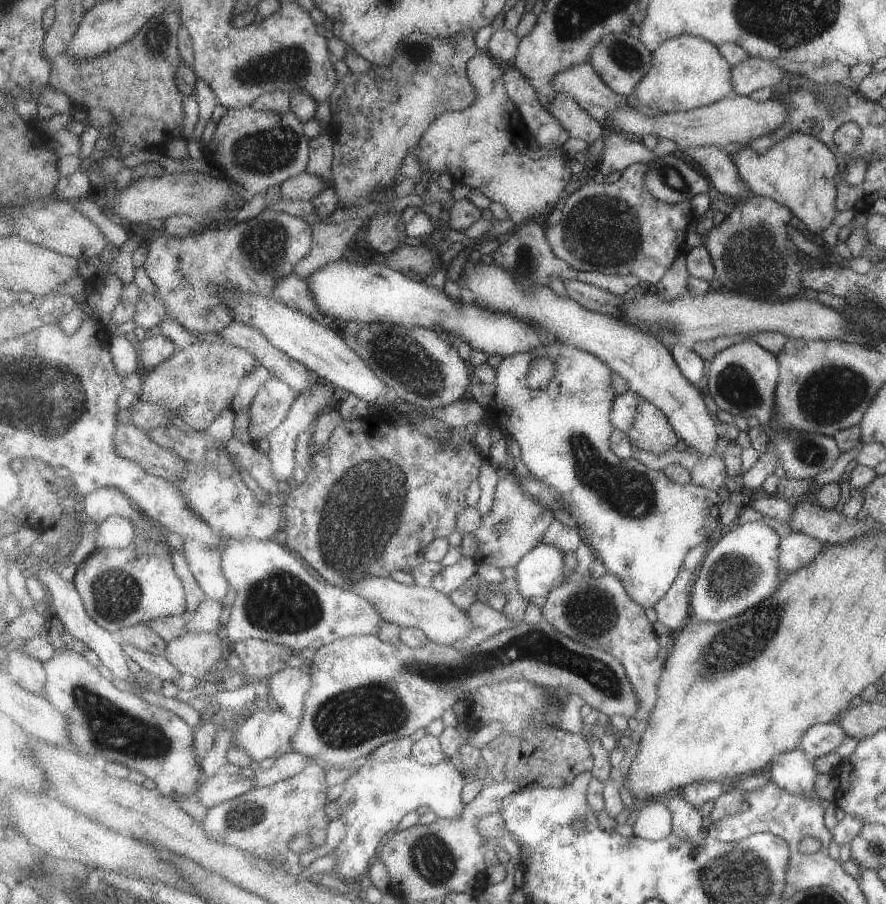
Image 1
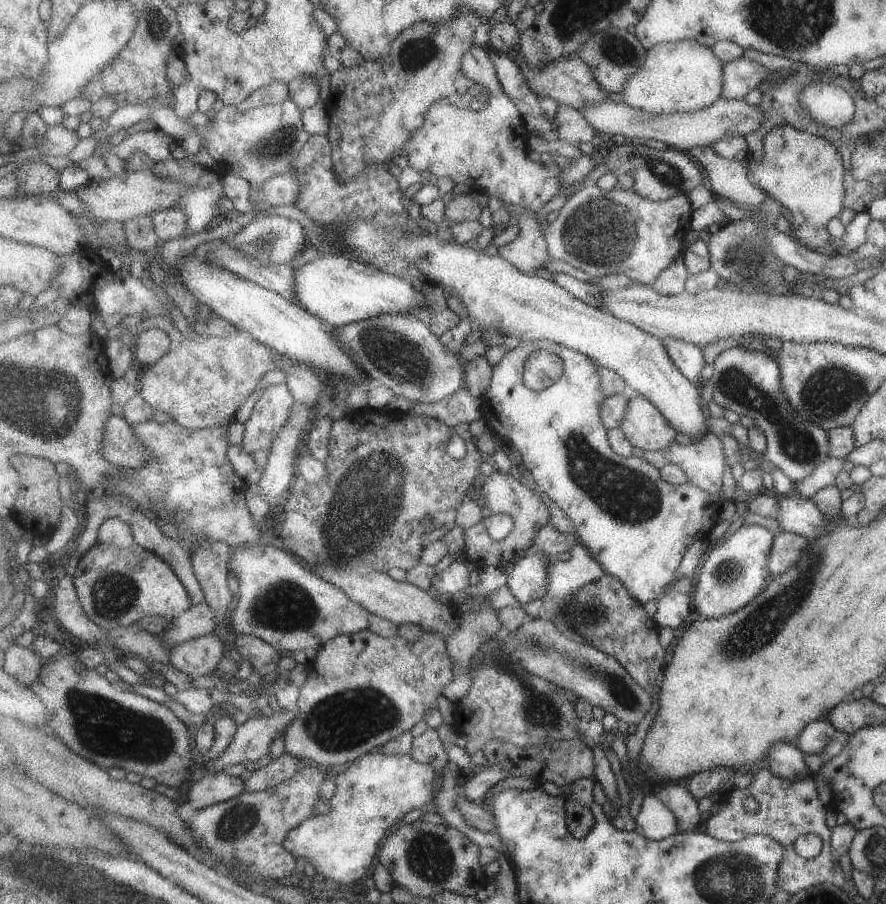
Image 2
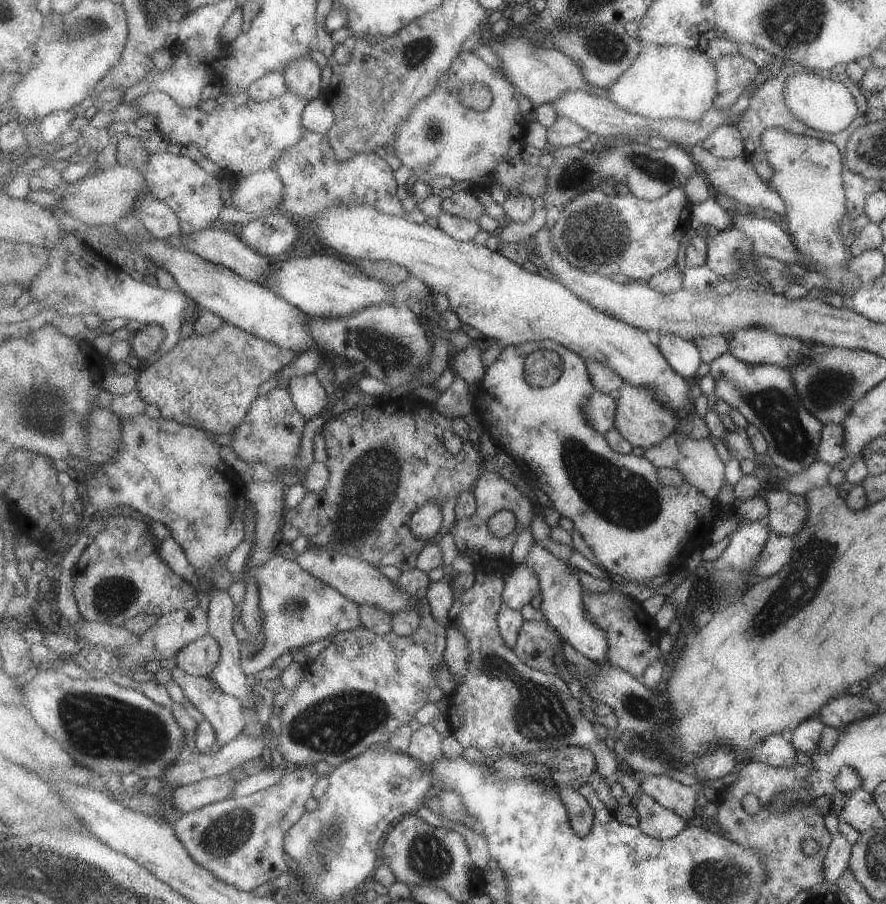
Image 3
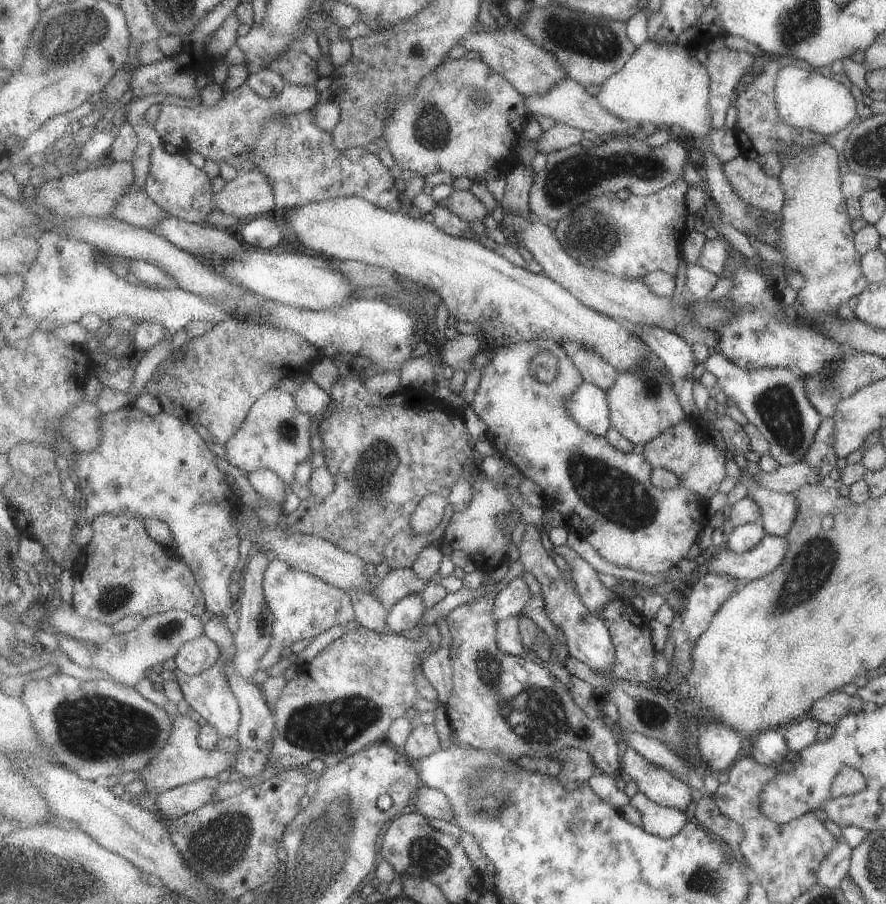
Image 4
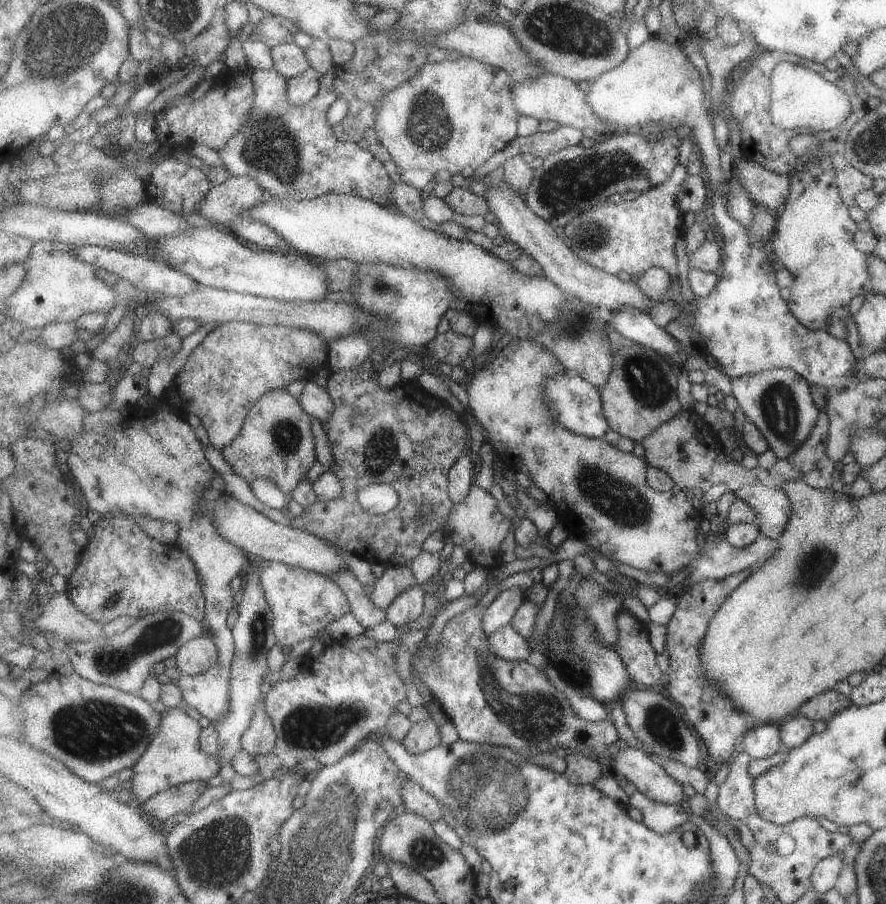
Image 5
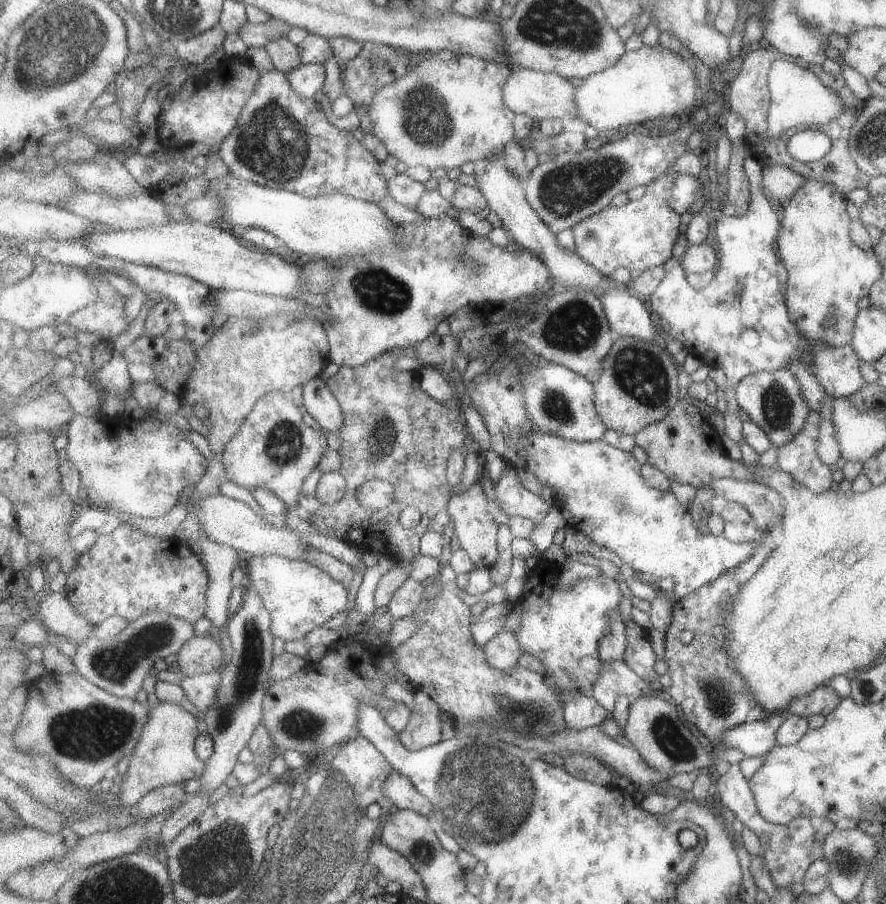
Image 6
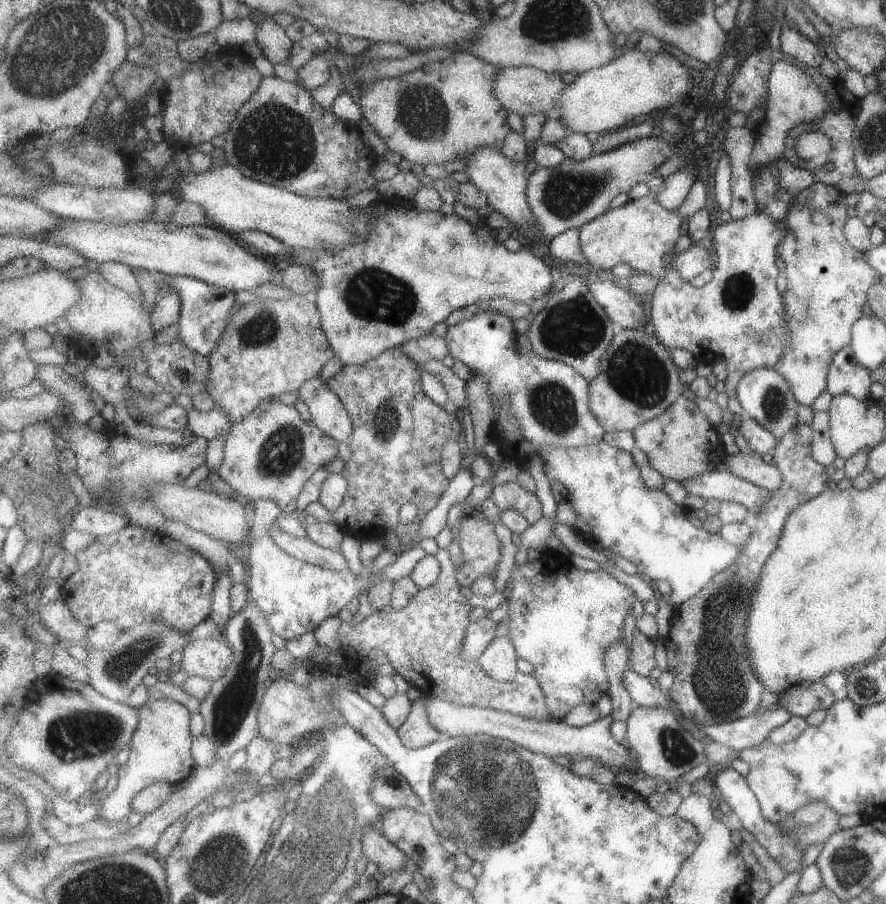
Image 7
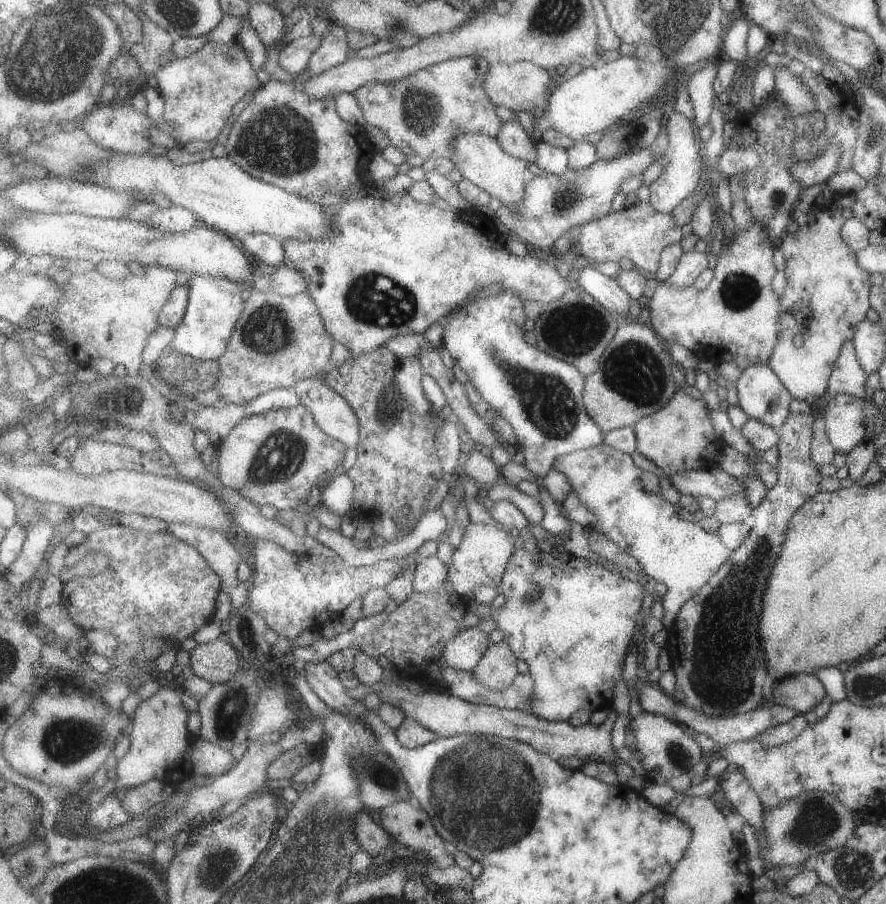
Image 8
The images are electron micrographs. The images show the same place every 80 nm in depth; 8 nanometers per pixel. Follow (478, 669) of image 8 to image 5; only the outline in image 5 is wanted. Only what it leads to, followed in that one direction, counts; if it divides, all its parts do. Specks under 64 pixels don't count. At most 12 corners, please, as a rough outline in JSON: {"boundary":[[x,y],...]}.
{"boundary":[[511,623],[490,636],[498,657],[527,661],[532,650]]}

